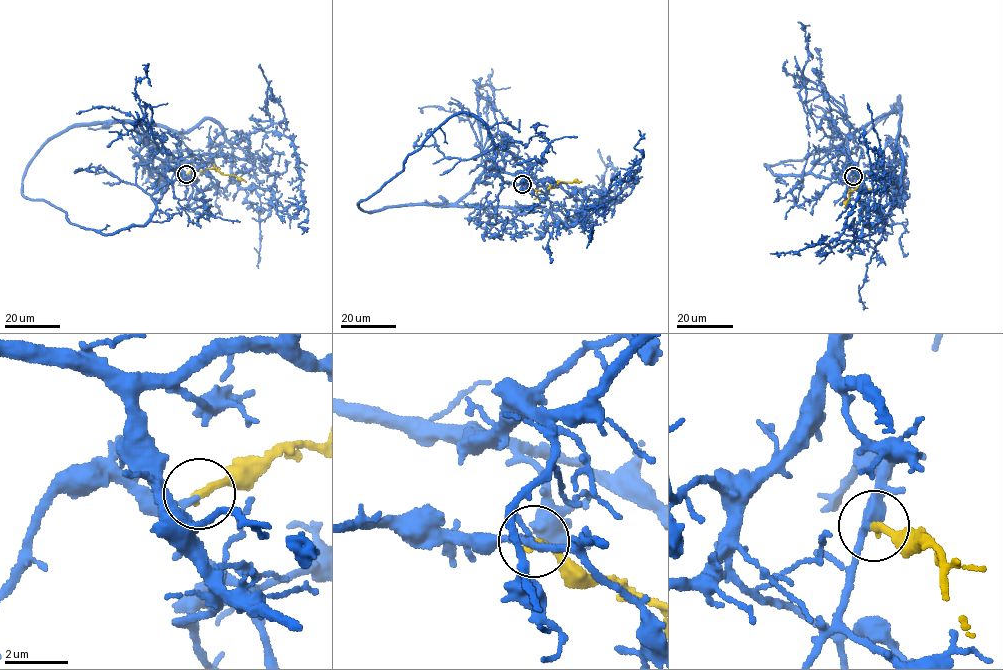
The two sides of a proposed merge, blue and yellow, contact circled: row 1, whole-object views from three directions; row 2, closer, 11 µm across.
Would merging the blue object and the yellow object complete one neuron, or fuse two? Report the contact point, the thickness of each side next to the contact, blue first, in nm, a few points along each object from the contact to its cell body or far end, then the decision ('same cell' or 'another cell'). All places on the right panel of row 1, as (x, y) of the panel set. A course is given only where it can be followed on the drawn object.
at (853, 176); 180 nm thick on the blue side, 280 nm on the other; blue runs (853, 177), (875, 168), (893, 178), (900, 149), (899, 203), (882, 227), (831, 247), (770, 253); yellow runs (853, 177), (859, 179), (862, 185), (848, 193), (844, 207); same cell

